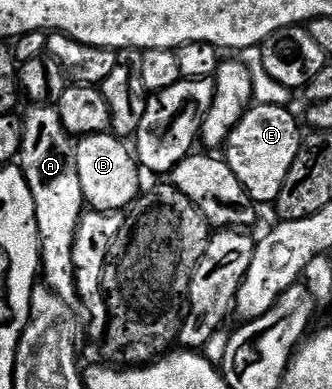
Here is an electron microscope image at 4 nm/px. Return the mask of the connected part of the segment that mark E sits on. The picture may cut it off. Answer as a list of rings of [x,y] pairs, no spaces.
[[[259,103],[250,106],[239,125],[235,125],[224,145],[223,158],[227,165],[231,165],[231,173],[239,177],[243,189],[251,193],[258,205],[273,205],[279,193],[283,193],[283,181],[287,181],[287,173],[291,173],[295,157],[299,157],[303,134],[296,117],[287,108],[277,103]]]

